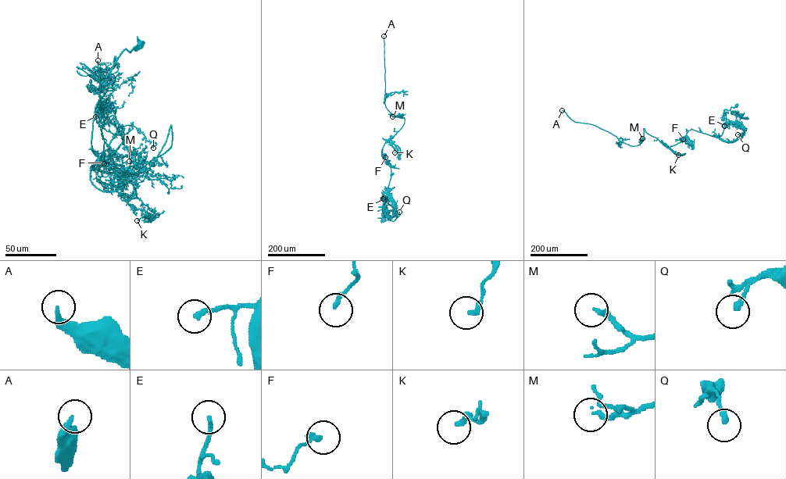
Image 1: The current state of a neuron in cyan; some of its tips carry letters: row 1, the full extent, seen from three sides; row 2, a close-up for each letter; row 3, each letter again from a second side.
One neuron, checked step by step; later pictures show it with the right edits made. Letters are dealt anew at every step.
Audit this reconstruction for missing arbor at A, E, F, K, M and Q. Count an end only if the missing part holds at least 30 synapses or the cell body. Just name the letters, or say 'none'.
A, E

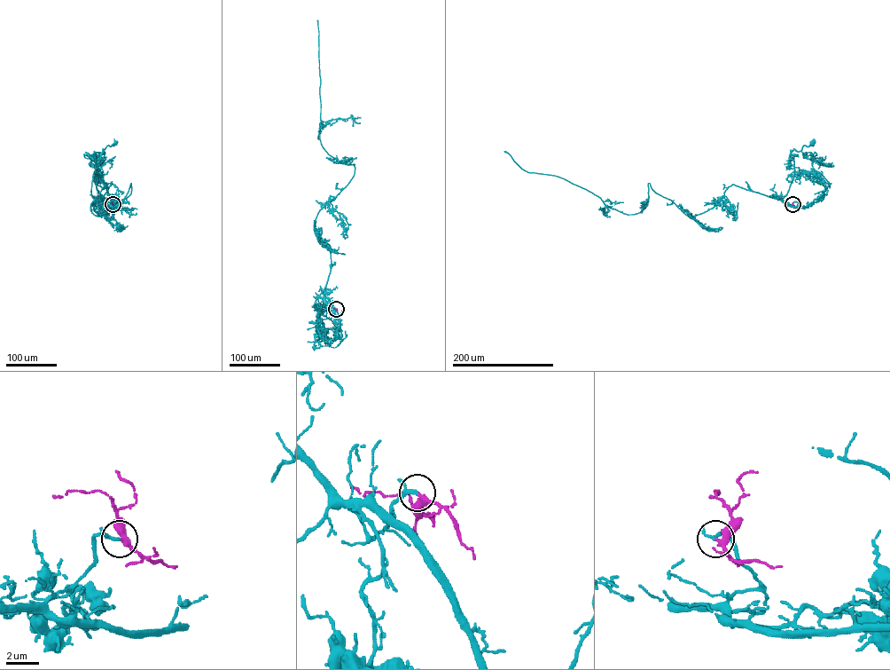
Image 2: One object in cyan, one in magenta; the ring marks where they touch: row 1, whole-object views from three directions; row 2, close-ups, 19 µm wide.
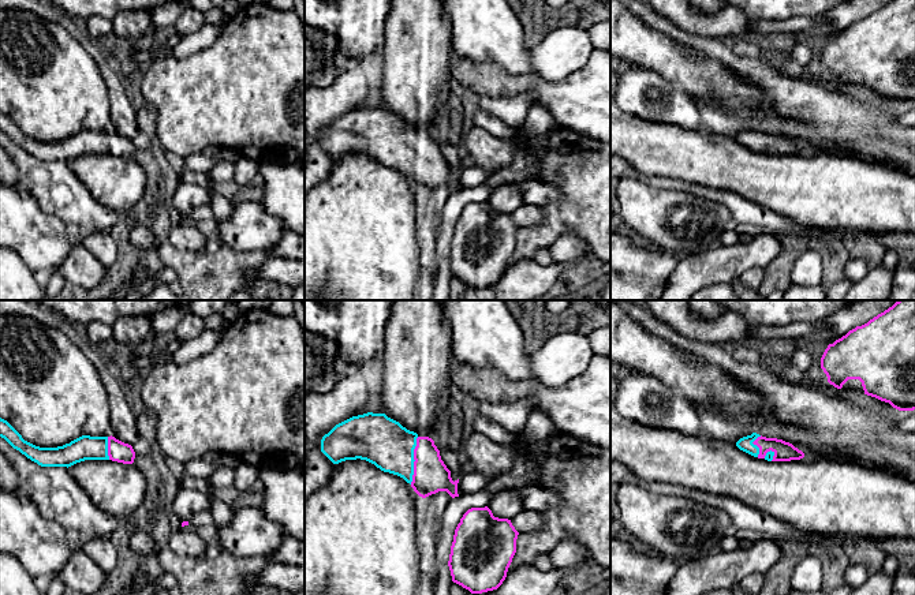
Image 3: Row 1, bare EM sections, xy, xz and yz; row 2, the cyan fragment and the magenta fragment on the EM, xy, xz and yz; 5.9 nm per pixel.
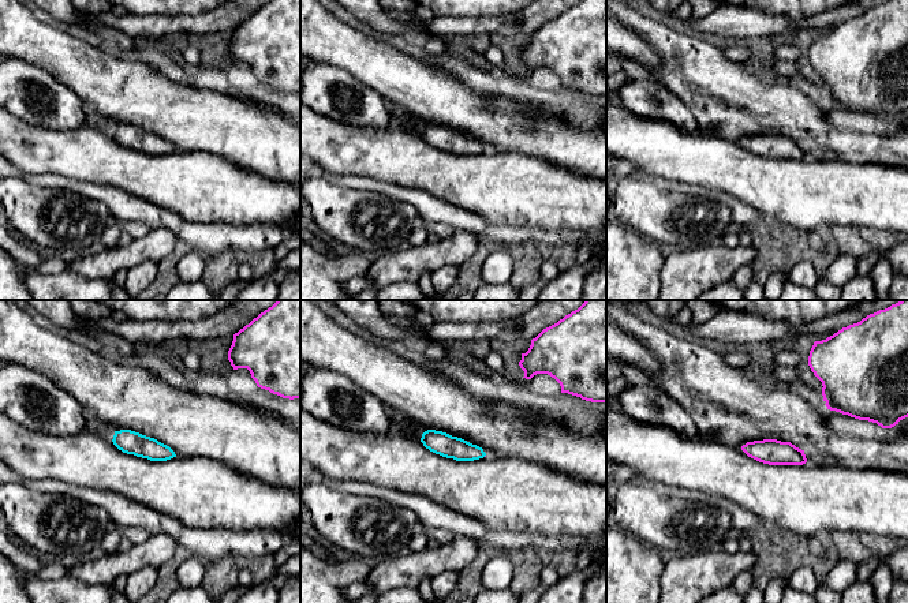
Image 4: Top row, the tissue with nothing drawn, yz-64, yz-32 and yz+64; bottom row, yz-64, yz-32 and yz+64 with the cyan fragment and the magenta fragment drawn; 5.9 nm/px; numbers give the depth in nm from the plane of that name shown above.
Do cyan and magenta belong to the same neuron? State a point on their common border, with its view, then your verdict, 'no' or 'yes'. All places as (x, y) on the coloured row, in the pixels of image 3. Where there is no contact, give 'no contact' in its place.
meets cyan in xz at (414, 460); yes

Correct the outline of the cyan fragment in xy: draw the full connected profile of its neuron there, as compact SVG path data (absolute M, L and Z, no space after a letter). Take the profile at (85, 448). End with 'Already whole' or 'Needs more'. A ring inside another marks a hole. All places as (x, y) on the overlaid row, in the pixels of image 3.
M0 418L0 437L41 467L68 468L85 460L112 460L123 464L132 464L135 459L132 446L112 435L82 435L63 446L40 448L25 441L7 420Z. Needs more

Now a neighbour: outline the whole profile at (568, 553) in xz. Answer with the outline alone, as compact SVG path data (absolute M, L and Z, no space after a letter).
M574 538L559 543L549 554L553 568L571 568L580 564L587 555L589 549Z

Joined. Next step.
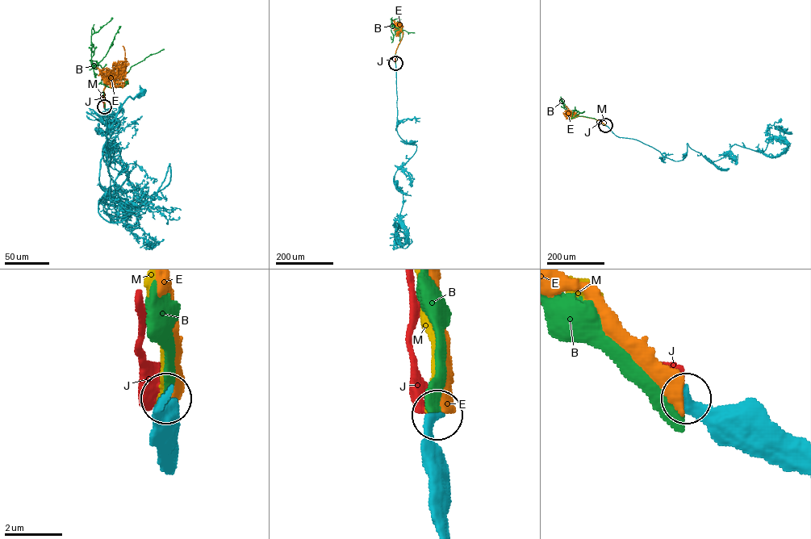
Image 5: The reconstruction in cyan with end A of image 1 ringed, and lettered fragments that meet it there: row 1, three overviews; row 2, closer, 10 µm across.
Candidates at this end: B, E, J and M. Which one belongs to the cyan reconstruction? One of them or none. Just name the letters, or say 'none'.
M

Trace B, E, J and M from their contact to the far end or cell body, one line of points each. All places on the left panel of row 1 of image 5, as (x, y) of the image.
B: (104, 107), (106, 85), (122, 78), (127, 81), (112, 87), (98, 83), (92, 67), (91, 35), (112, 18)
E: (104, 106), (106, 85), (122, 78), (127, 82), (122, 77), (108, 77), (106, 72), (123, 82)
J: (104, 106), (102, 95)
M: (104, 106), (103, 93)

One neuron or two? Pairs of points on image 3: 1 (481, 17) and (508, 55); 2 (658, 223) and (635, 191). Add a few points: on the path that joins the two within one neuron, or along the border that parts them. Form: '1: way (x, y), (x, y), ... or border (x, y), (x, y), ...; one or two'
1: way (486, 26), (505, 45); one
2: way (652, 214), (637, 199); one

